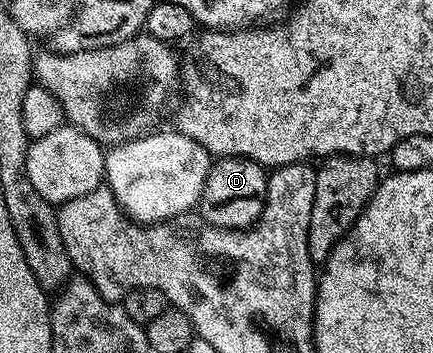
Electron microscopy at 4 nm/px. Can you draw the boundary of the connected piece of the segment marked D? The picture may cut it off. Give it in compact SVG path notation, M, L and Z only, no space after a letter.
M220 157L211 164L204 191L196 206L198 216L212 227L248 229L258 221L266 202L267 170L247 157Z

